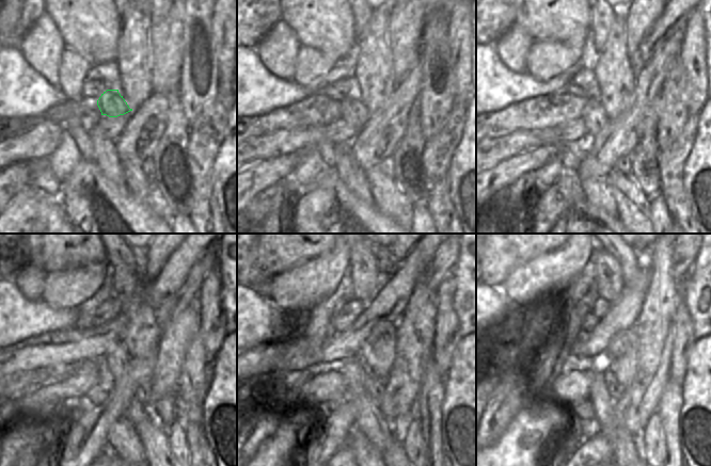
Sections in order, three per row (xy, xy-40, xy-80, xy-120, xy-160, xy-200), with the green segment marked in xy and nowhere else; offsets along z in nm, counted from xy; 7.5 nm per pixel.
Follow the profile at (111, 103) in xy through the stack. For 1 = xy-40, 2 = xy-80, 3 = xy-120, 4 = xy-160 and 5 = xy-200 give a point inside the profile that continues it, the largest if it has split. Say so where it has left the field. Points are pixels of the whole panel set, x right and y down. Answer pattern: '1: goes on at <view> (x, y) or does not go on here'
1: goes on at xy-40 (353, 111)
2: goes on at xy-80 (594, 115)
3: goes on at xy-120 (116, 358)
4: goes on at xy-160 (379, 430)
5: goes on at xy-200 (606, 422)

